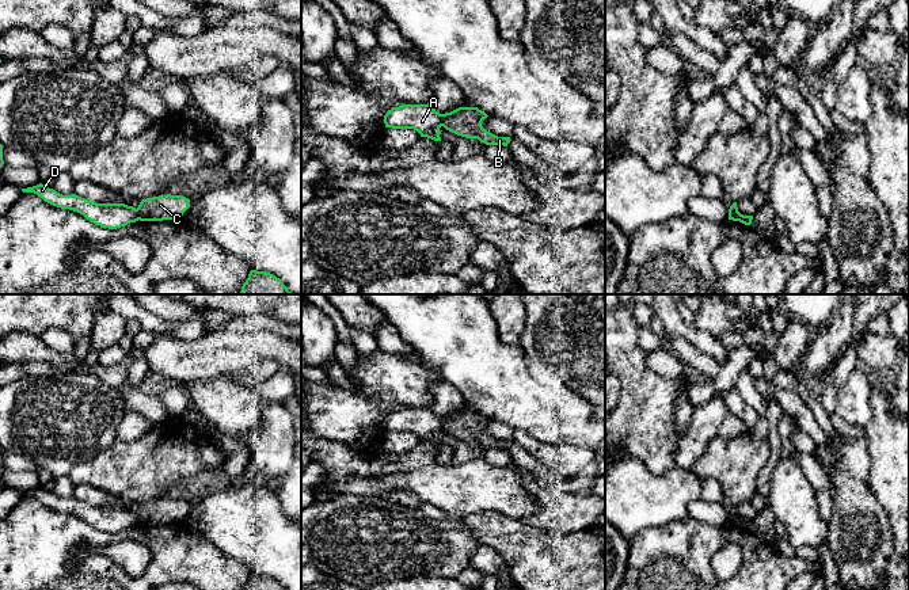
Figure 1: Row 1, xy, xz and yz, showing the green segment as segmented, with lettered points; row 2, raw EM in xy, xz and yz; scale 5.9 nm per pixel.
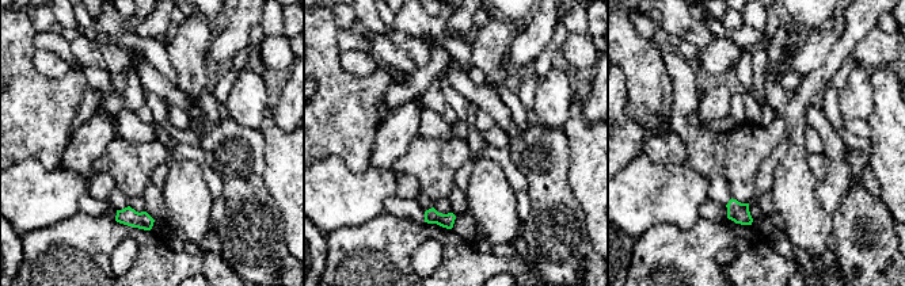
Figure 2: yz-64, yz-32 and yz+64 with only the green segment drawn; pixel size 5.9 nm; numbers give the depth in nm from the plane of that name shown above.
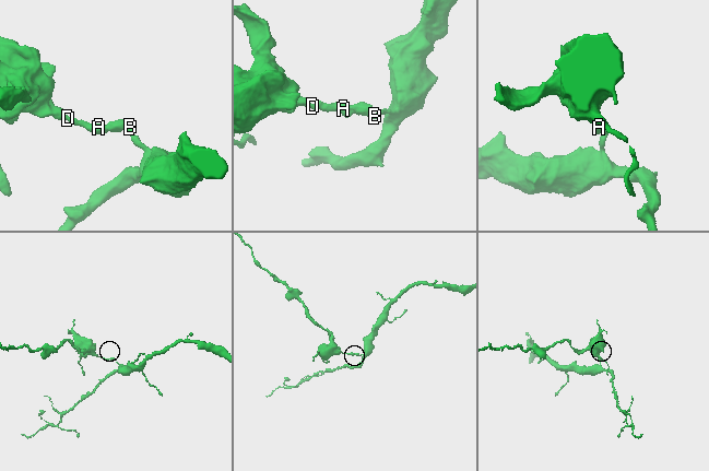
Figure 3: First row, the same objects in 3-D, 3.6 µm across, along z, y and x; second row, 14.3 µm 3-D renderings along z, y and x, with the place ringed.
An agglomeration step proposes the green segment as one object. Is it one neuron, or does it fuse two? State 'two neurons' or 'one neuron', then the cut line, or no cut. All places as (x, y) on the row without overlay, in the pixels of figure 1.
two neurons | xz (441, 418), (442, 429)

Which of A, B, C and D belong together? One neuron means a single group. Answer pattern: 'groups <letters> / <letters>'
groups A D / B C

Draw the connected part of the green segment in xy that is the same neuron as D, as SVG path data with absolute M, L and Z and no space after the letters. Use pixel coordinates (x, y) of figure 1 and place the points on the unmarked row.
M42 487L22 492L22 495L34 496L53 510L77 515L95 529L103 532L117 533L138 525L137 513L125 507L96 507L76 498L62 499Z

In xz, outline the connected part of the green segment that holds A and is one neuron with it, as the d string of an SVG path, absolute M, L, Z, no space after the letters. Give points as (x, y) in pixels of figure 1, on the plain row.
M402 408L392 411L384 419L385 431L414 433L421 441L441 445L440 431L442 430L442 418L427 408Z

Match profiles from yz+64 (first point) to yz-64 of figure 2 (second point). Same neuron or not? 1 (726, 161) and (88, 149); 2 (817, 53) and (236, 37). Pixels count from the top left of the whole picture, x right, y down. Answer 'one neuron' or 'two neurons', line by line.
1: two neurons
2: one neuron

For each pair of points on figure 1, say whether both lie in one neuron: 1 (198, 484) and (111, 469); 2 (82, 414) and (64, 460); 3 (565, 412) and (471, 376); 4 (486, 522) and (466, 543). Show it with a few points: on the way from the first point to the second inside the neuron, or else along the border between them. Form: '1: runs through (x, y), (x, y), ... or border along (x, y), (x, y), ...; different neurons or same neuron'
1: border along (209, 469), (200, 471), (177, 482), (162, 497); different neurons
2: runs through (71, 425), (64, 431), (64, 449); same neuron
3: runs through (542, 404), (527, 392), (506, 385), (494, 377); same neuron
4: border along (461, 520), (480, 544); different neurons

